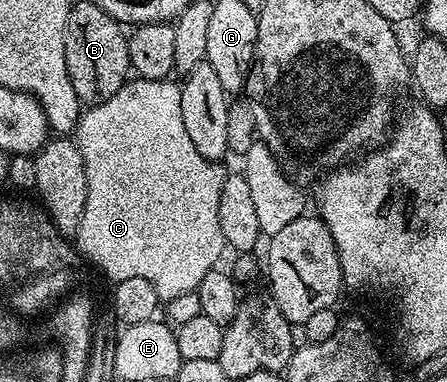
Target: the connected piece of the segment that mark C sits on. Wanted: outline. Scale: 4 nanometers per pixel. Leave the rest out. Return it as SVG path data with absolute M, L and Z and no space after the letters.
M129 78L127 83L110 97L101 103L93 103L81 114L76 122L74 142L82 153L82 165L86 165L86 213L82 213L82 225L74 236L75 246L79 254L85 260L88 259L100 271L105 271L112 281L119 281L126 277L146 277L150 285L158 293L161 301L171 301L174 297L182 297L182 293L195 291L196 286L217 266L220 254L226 251L221 226L218 223L218 199L221 196L222 185L226 176L225 169L220 168L219 162L202 157L198 149L190 142L190 136L186 134L186 121L182 121L182 93L180 83L171 78L167 79L141 79Z

